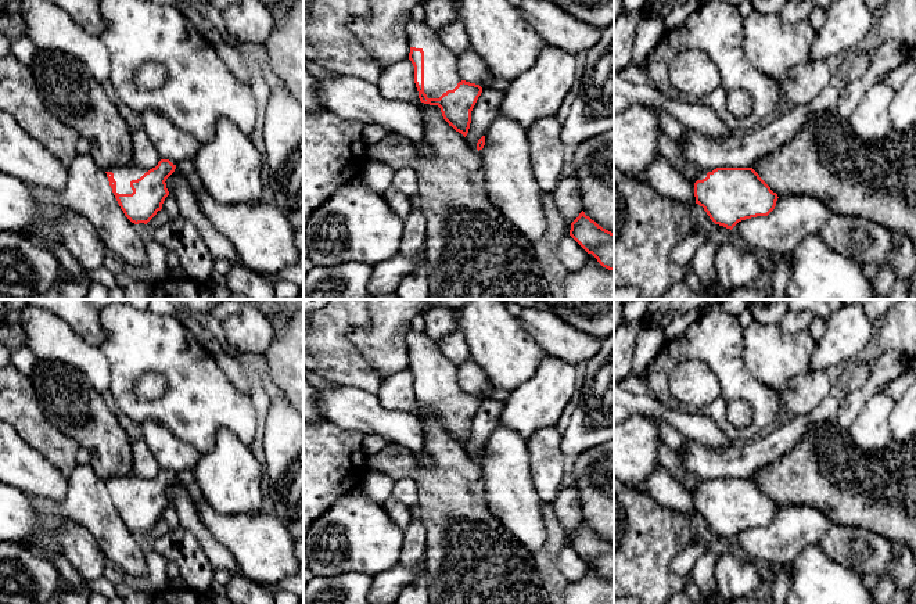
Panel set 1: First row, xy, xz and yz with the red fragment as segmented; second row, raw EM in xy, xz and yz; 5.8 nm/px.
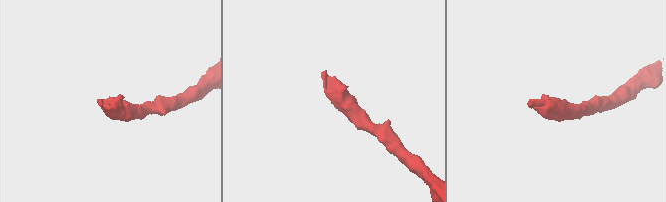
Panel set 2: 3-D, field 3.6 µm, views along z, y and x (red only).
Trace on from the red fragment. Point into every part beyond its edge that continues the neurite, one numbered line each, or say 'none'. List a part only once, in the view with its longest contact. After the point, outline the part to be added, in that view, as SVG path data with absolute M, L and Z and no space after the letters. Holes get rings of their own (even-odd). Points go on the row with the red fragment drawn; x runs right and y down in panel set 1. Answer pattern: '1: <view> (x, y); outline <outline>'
1: xz (441, 71); outline M407 21L406 35L409 47L424 51L424 93L428 98L439 98L463 80L459 73L457 55L442 44L438 33L427 24Z

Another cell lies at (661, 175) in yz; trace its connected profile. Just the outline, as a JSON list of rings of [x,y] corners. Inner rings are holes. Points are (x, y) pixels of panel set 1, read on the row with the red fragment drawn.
[[[662,154],[649,166],[646,180],[665,198],[686,206],[696,204],[693,187]]]

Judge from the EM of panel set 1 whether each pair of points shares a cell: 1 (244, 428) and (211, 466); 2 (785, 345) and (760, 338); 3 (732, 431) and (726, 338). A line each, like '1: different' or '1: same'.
1: different
2: same
3: same

